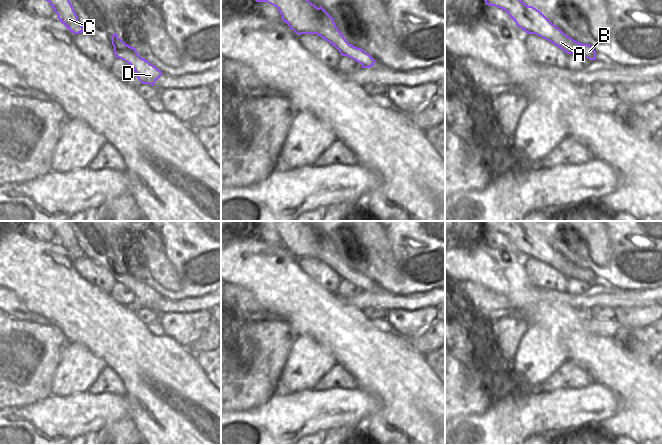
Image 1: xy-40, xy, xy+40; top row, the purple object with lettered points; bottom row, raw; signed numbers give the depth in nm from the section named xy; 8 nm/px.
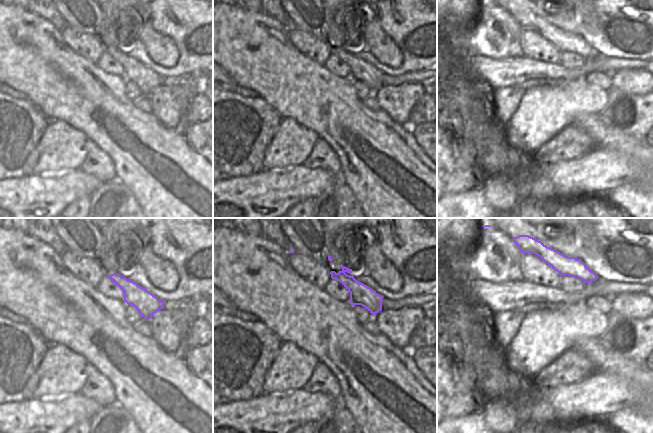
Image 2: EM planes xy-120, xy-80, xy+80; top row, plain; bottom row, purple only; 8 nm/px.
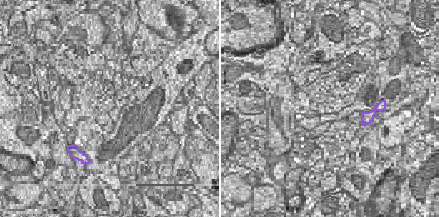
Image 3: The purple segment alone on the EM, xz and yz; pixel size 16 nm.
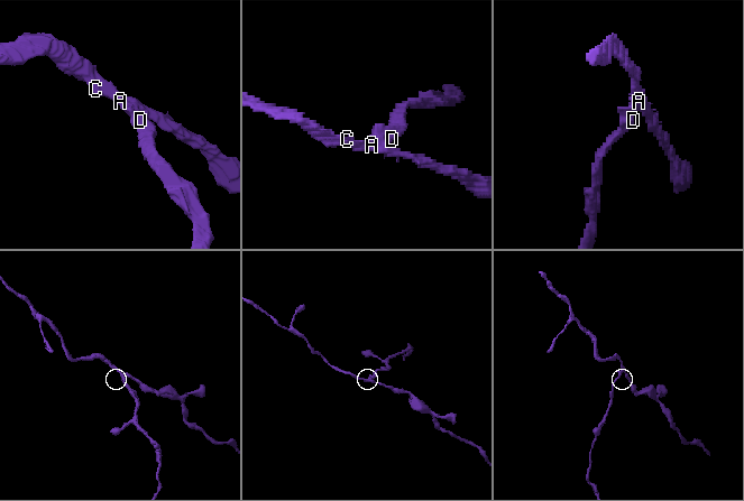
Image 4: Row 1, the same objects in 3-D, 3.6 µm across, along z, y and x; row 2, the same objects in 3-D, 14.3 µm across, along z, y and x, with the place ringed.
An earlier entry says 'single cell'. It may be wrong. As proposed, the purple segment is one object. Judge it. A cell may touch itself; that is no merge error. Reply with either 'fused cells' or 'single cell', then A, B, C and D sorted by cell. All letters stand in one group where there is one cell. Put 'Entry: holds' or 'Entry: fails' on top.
Entry: fails
fused cells; A B C / D

